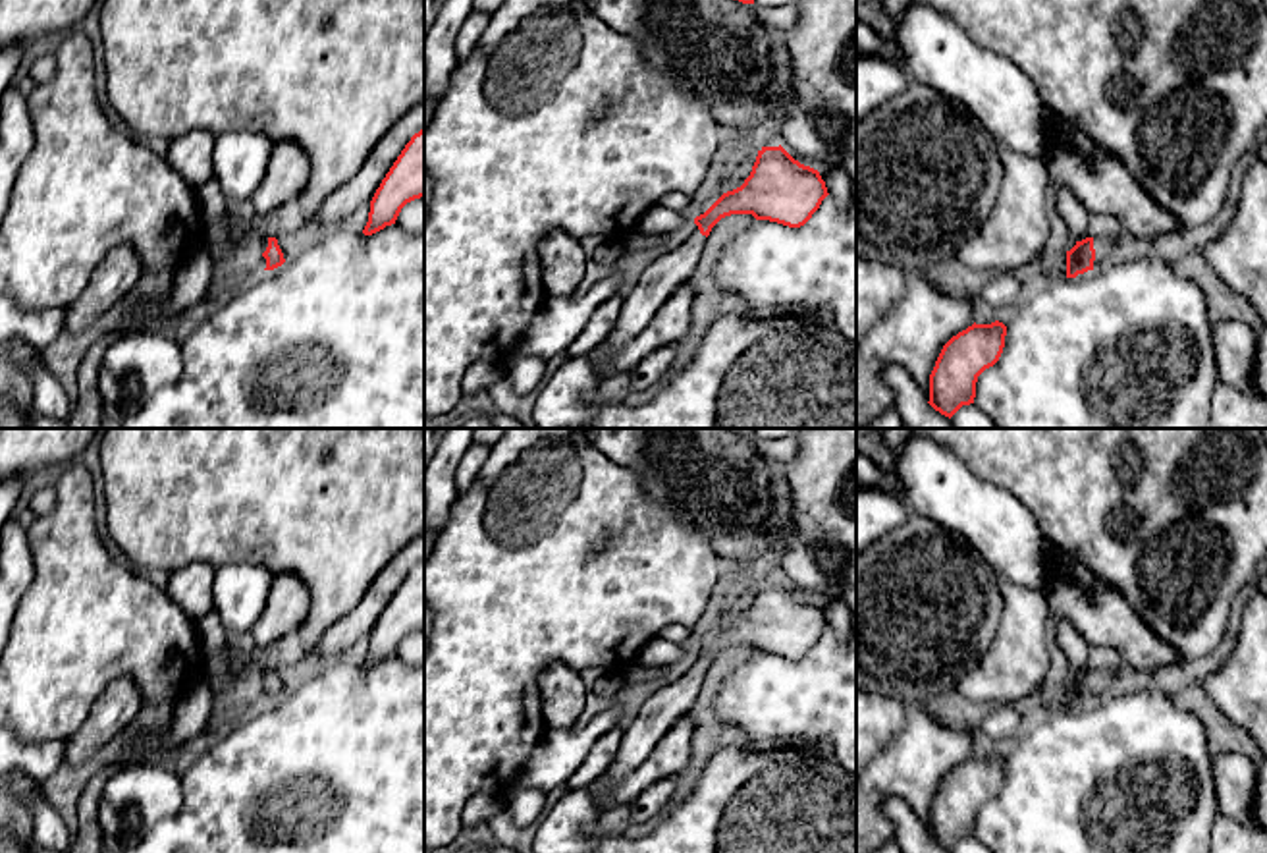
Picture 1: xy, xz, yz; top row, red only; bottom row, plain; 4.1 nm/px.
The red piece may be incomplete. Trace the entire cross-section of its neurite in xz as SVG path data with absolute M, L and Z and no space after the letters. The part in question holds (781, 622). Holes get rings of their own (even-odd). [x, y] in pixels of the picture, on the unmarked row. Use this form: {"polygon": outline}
{"polygon": "M781 577L762 579L744 616L723 625L704 647L696 648L688 672L640 706L623 729L615 760L592 787L609 791L650 757L660 739L694 708L706 670L721 650L752 647L756 652L800 660L827 627L818 602L795 592Z"}

